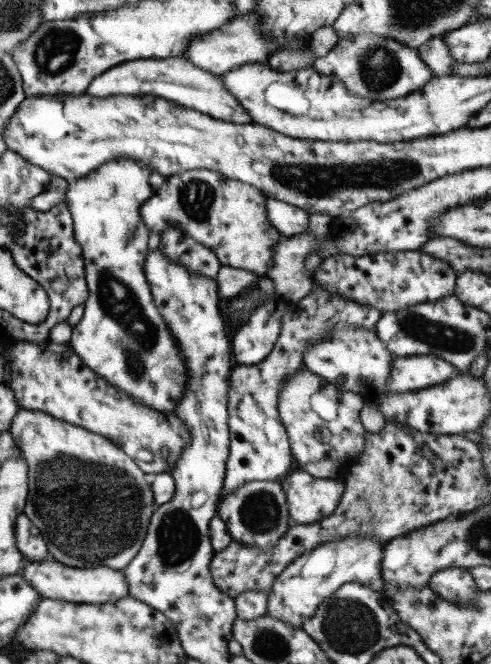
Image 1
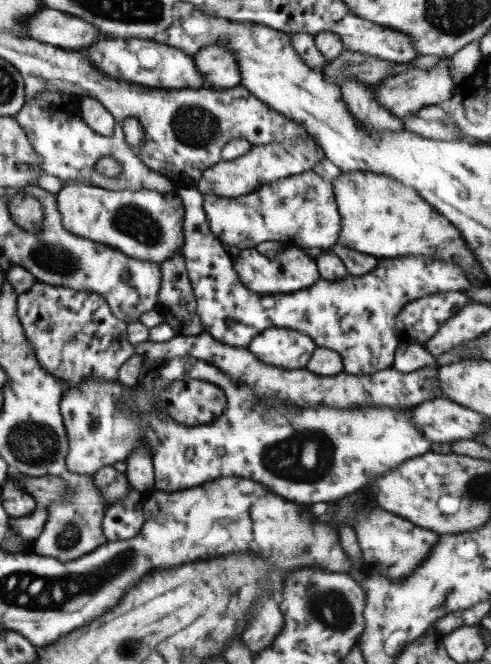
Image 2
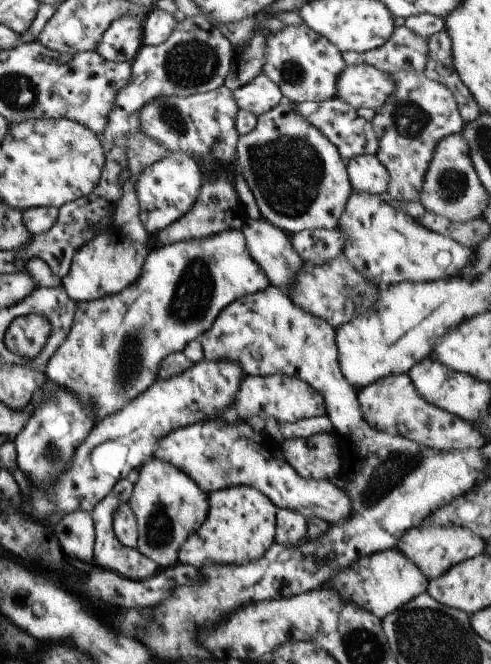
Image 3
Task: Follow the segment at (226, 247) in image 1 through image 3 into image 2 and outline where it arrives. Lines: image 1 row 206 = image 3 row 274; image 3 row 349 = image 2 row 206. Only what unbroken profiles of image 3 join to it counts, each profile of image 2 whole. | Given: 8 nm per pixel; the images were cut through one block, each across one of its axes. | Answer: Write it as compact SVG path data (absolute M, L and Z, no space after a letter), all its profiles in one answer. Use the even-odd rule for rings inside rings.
M67 183L56 193L58 211L63 214L66 232L113 247L122 255L162 264L185 244L185 210L180 195L174 191L108 190L94 185Z

